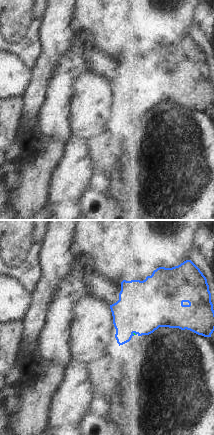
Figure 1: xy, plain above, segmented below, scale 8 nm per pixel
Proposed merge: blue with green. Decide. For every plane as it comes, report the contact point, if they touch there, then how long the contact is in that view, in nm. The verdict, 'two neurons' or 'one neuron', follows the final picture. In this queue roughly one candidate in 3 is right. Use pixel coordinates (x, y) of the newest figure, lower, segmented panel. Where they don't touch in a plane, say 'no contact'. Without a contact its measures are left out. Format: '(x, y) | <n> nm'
(134, 332) | 40 nm

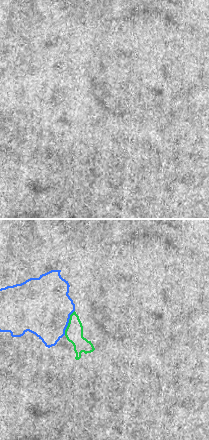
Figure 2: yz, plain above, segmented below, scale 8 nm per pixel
(68, 322) | 220 nm

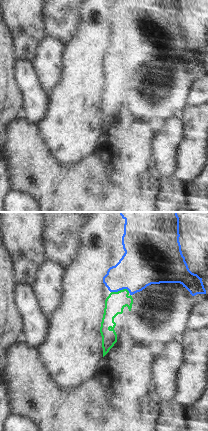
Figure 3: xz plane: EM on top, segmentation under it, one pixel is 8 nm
(120, 289) | 150 nm

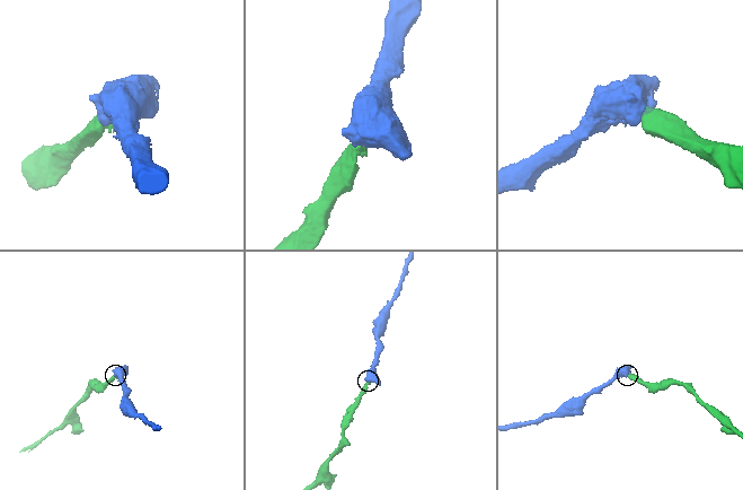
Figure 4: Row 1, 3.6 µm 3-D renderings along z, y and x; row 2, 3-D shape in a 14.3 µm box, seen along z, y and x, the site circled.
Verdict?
one neuron

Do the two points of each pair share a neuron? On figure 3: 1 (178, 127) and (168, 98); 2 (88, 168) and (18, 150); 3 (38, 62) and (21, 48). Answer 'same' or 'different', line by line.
1: different
2: same
3: different

